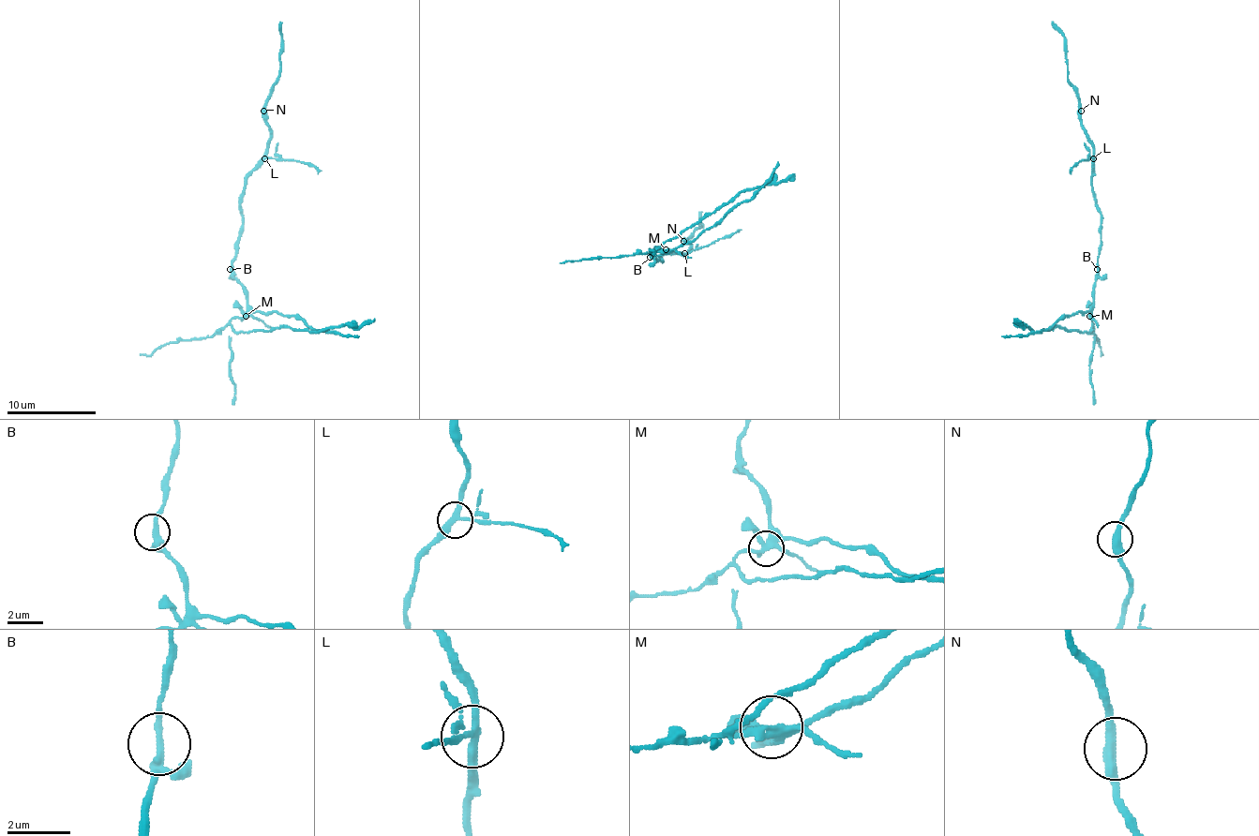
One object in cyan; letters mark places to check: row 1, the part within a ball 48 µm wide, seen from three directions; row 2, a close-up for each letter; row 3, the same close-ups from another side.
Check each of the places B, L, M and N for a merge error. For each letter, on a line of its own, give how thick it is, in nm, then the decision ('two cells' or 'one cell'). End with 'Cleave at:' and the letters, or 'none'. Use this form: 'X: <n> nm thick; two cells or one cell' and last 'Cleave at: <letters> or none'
B: 220 nm thick; one cell
L: 240 nm thick; two cells
M: 300 nm thick; two cells
N: 360 nm thick; one cell
Cleave at: L, M

